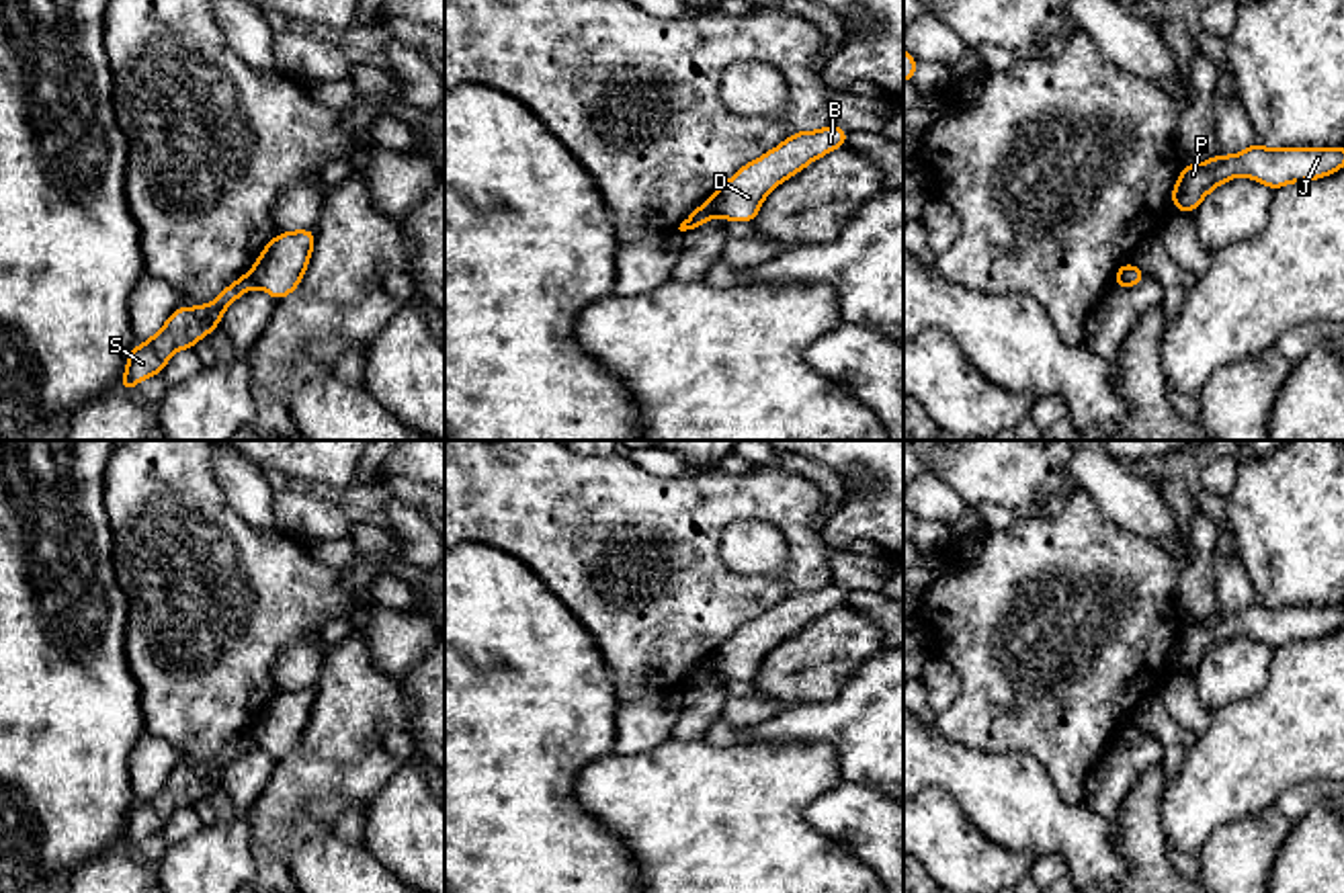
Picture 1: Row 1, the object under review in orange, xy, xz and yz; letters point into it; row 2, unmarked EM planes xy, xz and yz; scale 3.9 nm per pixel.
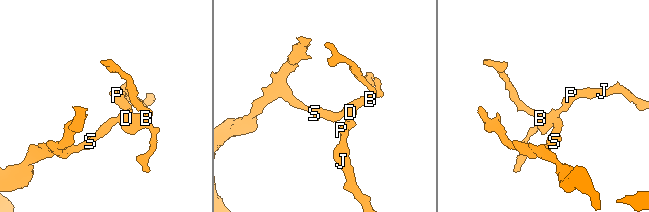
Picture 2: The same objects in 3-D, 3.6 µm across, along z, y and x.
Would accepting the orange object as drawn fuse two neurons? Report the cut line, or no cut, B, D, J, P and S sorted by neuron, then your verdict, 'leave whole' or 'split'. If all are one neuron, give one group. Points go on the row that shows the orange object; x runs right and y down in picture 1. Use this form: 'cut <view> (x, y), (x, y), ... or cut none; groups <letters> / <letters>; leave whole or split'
cut xy (250, 271), (257, 285); groups B D J P / S; split

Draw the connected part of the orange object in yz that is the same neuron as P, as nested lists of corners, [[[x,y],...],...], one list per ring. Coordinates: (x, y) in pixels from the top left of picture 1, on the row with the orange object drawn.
[[[1258,141],[1233,156],[1215,154],[1203,164],[1184,164],[1174,188],[1174,211],[1194,213],[1219,184],[1248,176],[1272,190],[1291,182],[1317,180],[1344,168],[1344,145],[1268,150]]]

